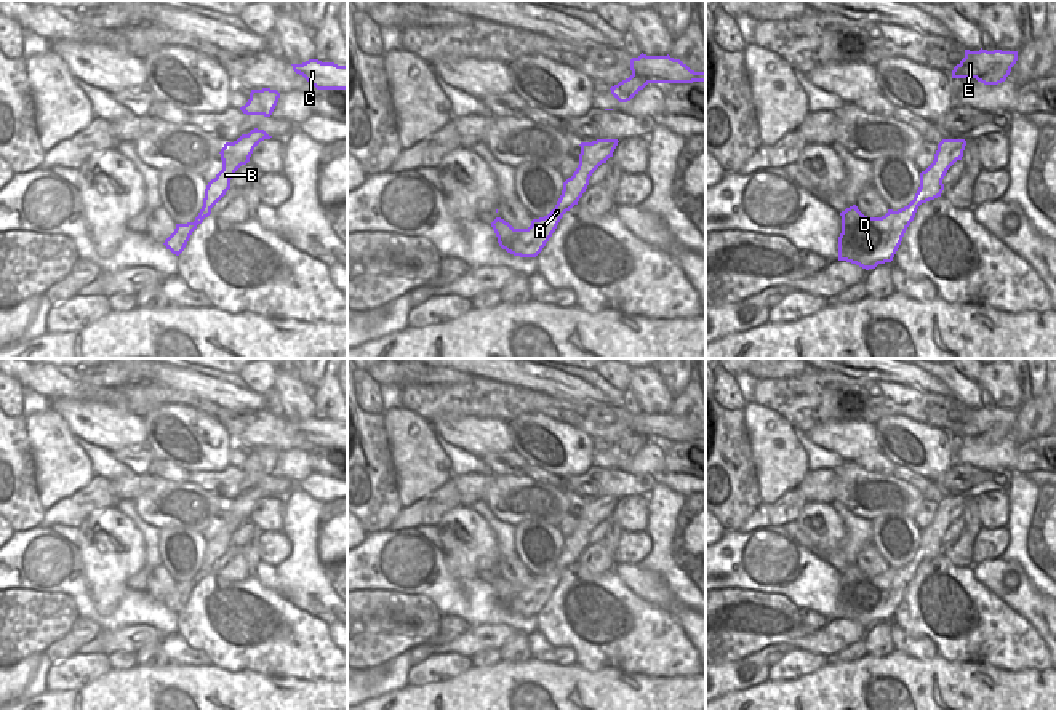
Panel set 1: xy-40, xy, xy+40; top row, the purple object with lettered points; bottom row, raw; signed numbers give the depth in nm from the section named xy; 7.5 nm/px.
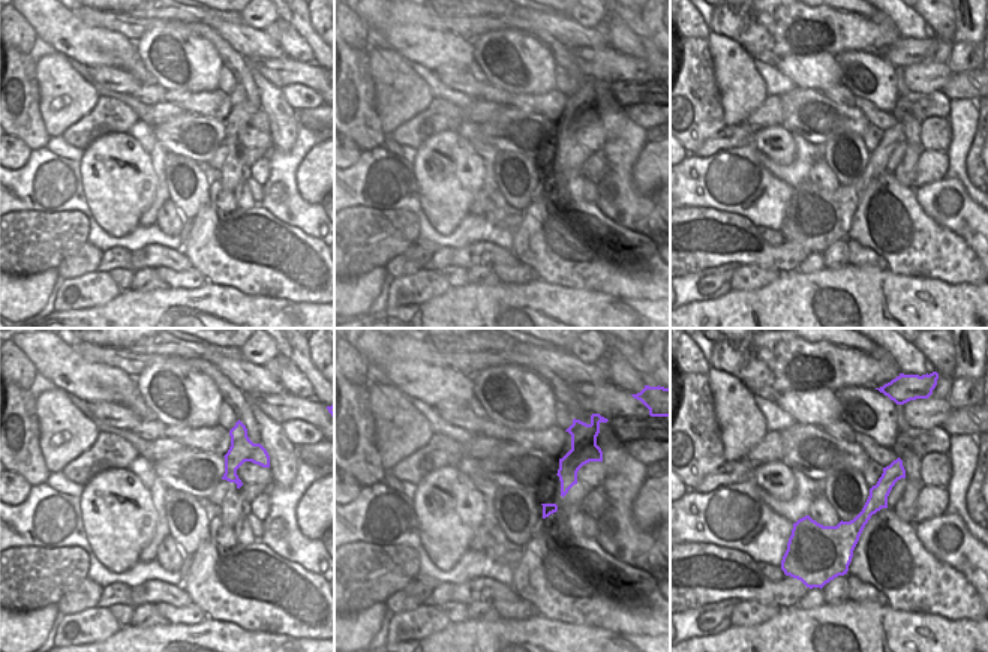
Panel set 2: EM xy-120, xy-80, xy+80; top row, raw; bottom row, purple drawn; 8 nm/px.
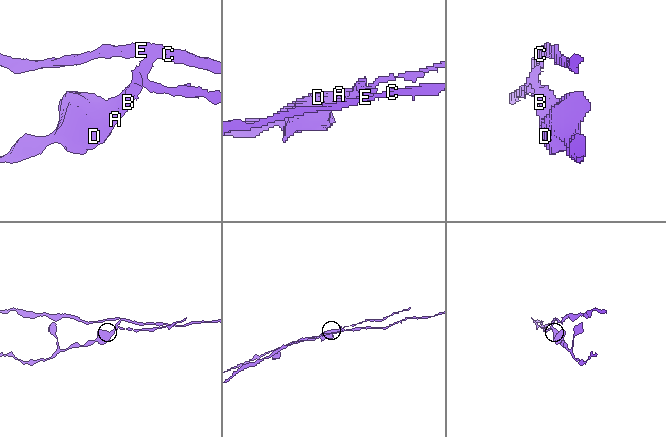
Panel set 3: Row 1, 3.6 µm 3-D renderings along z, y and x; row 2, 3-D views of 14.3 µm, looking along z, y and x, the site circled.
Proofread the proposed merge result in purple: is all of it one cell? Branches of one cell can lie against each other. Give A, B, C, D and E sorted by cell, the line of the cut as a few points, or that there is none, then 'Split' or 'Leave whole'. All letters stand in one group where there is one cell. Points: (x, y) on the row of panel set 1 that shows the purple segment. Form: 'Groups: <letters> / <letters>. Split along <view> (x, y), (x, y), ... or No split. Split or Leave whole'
Groups: A B D / C E. Split along xy (612, 88), (623, 90), (632, 96). Split

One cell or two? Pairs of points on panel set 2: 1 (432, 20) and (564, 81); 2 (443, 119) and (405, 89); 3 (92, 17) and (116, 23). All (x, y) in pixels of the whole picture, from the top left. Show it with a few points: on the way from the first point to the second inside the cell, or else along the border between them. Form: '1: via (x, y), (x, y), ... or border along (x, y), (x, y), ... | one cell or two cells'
1: border along (559, 69), (564, 69), (574, 81) | two cells
2: border along (435, 99), (425, 111), (401, 128) | two cells
3: via (98, 18), (110, 20) | one cell

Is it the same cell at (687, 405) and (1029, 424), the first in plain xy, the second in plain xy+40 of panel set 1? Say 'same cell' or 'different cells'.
same cell

